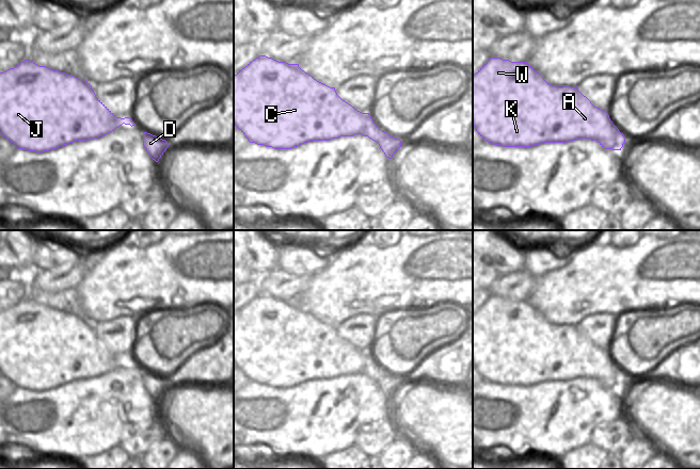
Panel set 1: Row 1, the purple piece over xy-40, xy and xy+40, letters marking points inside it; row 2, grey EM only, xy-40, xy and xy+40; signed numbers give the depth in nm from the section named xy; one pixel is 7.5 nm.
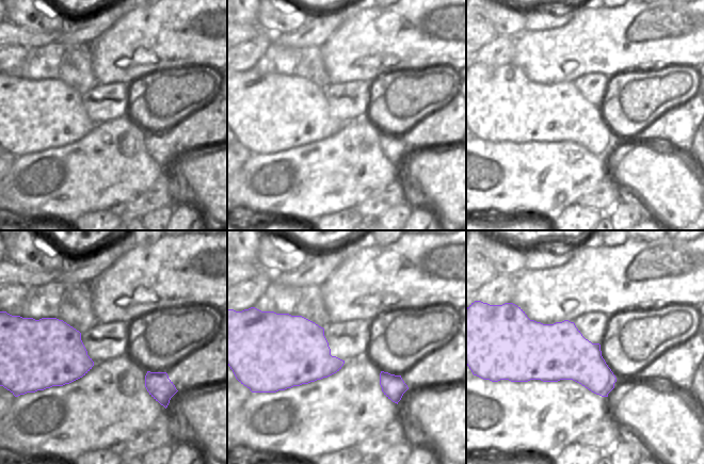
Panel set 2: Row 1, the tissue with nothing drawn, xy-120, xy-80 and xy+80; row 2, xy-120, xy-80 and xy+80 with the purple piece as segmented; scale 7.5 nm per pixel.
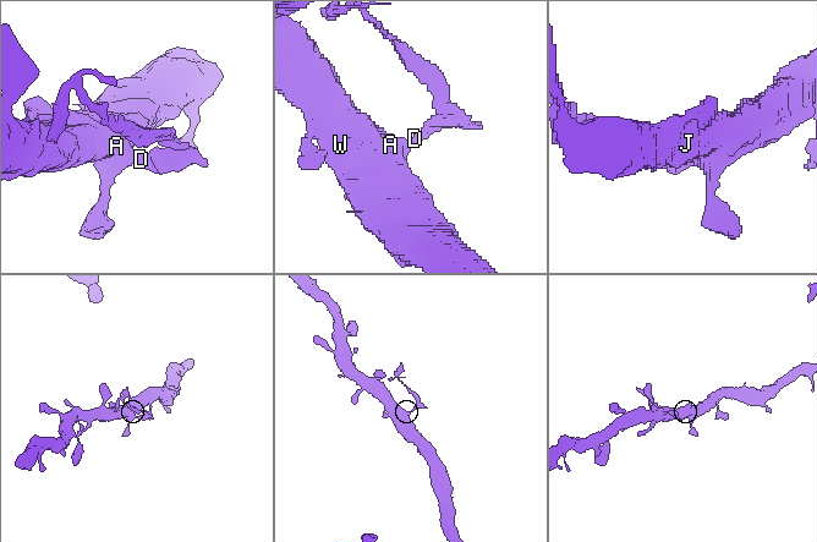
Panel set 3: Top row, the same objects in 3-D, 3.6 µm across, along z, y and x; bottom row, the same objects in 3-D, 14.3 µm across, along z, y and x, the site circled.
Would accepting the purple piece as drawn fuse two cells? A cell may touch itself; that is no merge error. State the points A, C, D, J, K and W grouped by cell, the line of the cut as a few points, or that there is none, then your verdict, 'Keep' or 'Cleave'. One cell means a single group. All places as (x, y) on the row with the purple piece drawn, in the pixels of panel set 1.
Groups: A C J K W / D. Split along xy (383, 131), (377, 142). Cleave.

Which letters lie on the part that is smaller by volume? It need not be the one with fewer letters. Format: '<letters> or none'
D.

